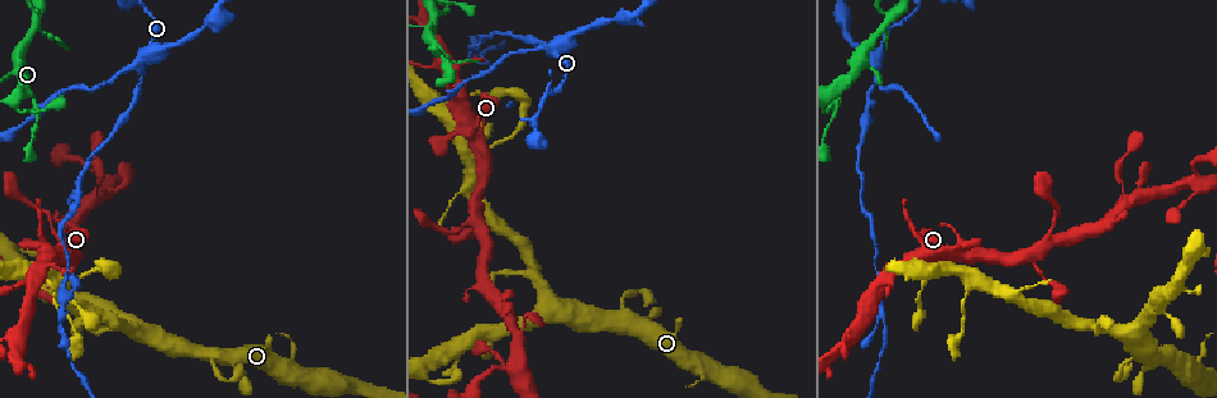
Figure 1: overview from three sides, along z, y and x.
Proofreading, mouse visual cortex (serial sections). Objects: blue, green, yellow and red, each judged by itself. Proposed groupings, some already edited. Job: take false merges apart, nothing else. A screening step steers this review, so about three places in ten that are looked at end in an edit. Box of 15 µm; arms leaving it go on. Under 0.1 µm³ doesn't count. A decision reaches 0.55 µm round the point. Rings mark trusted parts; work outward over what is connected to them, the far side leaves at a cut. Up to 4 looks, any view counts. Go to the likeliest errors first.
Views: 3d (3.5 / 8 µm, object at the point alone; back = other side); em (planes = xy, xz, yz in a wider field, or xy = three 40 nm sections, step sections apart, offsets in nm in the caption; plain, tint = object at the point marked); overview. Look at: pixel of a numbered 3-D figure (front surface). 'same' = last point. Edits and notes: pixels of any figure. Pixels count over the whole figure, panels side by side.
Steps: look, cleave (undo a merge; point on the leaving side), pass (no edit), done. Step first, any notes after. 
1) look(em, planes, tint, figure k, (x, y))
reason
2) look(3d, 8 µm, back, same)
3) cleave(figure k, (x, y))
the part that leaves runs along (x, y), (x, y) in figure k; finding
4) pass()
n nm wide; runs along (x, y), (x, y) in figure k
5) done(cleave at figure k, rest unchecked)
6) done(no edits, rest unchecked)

look(3d, 3.5 µm, back, figure 1, (554, 53))
sudden change in width

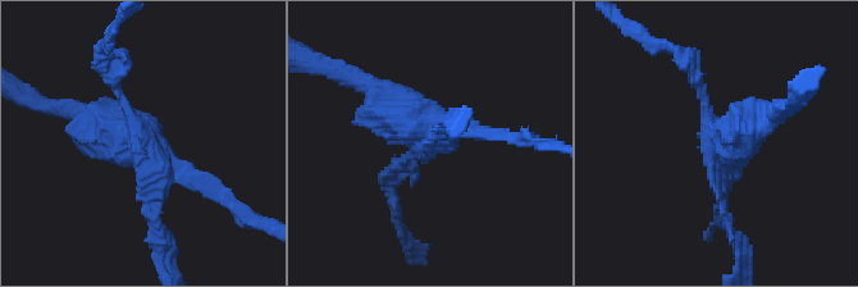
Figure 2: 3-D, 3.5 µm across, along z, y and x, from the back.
look(em, xy, step 1, tint, figure 2, (715, 133))
4 arms; arms of 150, 200, 200, 400 nm; now the EM

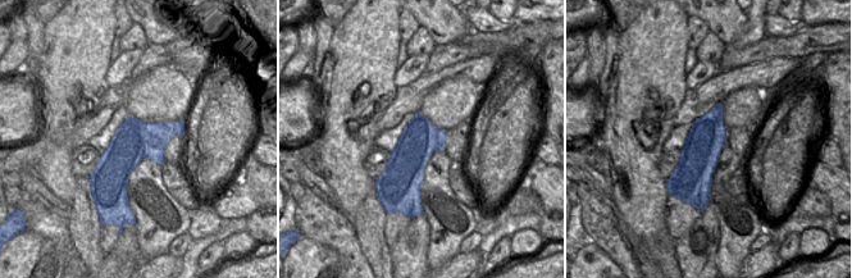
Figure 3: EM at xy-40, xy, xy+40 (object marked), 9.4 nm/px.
cleave(figure 2, (80, 139))
360 nm wide; the part that leaves runs along (121, 133), (109, 122), (33, 103) in figure 2; two cells meet here

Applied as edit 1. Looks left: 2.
look(3d, 3.5 µm, figure 1, (12, 250))
abrupt turn

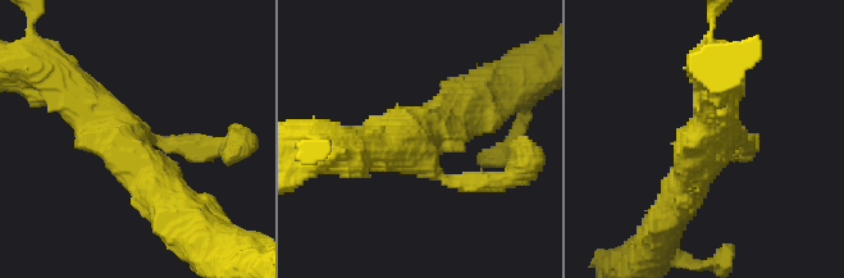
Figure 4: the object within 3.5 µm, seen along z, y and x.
look(em, xy, step 1, tint, figure 4, (138, 137))

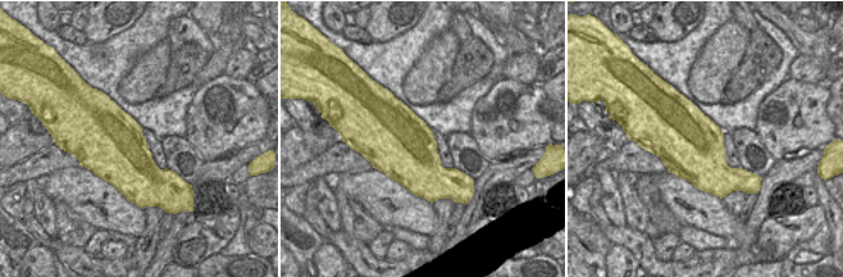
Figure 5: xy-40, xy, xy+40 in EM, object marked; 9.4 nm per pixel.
pass()
all the same cell

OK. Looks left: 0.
done(cleave at figure 2, rest unchecked)

